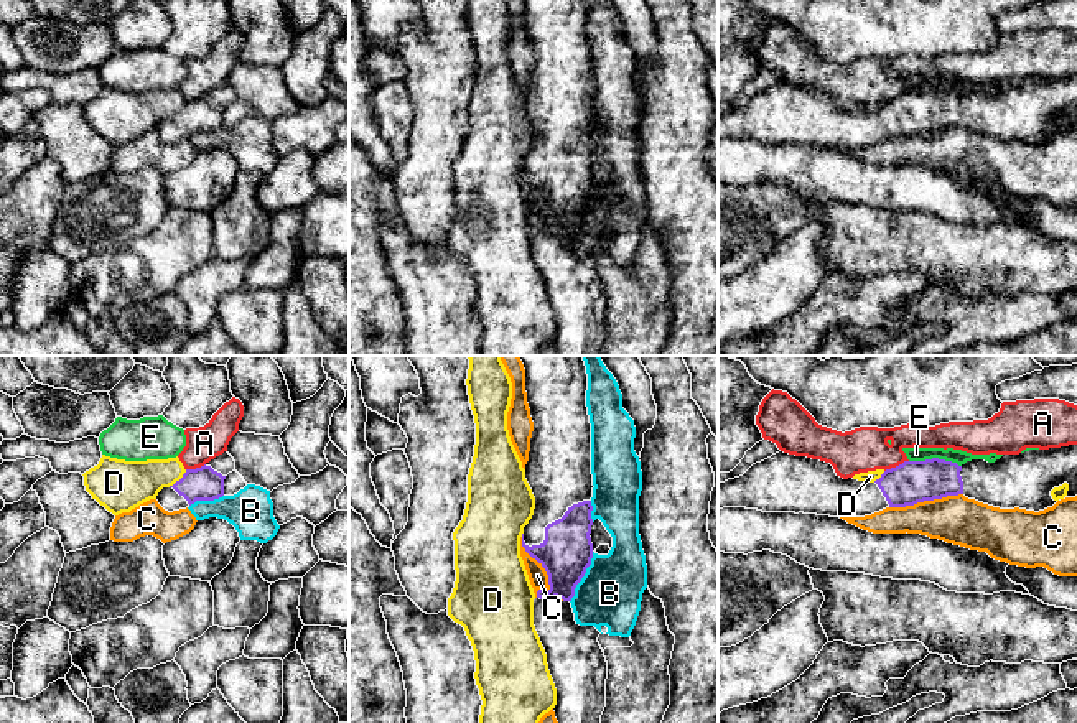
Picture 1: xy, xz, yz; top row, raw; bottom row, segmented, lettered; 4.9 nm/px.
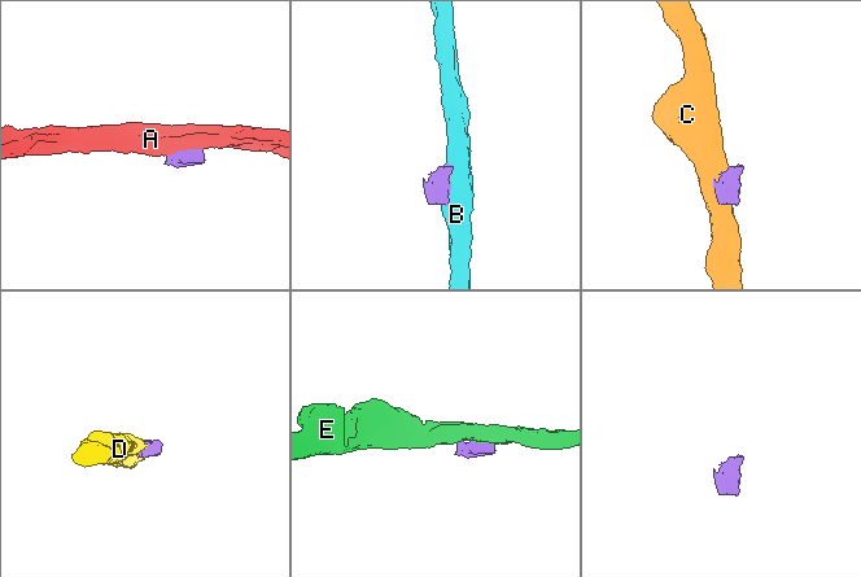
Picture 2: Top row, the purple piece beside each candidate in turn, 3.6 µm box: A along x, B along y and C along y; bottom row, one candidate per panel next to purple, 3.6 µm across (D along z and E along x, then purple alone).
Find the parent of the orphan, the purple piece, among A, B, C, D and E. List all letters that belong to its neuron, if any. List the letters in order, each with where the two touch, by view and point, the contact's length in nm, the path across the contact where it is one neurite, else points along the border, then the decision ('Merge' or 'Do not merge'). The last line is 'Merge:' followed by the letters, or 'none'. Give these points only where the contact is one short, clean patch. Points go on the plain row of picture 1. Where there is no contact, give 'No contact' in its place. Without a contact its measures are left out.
A: Touches purple at yz (896, 97). Shared border 130 nm. Boundary: yz (908, 91), (885, 102). Do not merge
B: Touches purple at xz (583, 206). Shared border 280 nm. Boundary: xz (593, 183), (592, 195), (570, 233). Do not merge
C: Touches purple at xz (545, 201). Shared border 300 nm. Boundary: xz (521, 168), (547, 206), (549, 219), (537, 228). Do not merge
D: Touches purple at xy (180, 111). Shared border 130 nm. Boundary: xy (186, 101), (168, 117). Do not merge
E: Touches purple at yz (936, 89). Shared border 260 nm. Boundary: yz (909, 91), (944, 89), (960, 97). Do not merge
Merge: none

